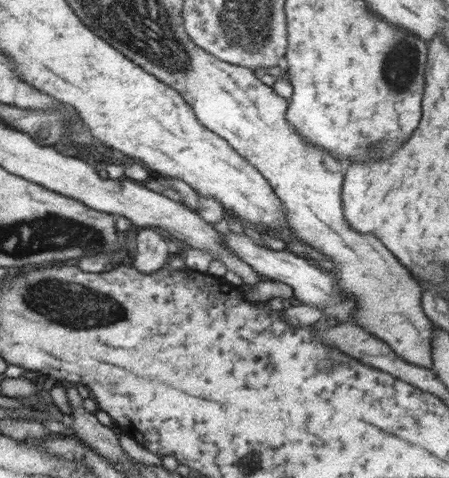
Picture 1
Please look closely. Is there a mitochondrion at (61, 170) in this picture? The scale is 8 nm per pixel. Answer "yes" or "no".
no

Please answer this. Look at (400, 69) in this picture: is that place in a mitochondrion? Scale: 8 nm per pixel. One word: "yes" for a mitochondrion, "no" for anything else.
yes

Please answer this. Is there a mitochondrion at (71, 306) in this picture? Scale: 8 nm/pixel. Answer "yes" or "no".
yes

